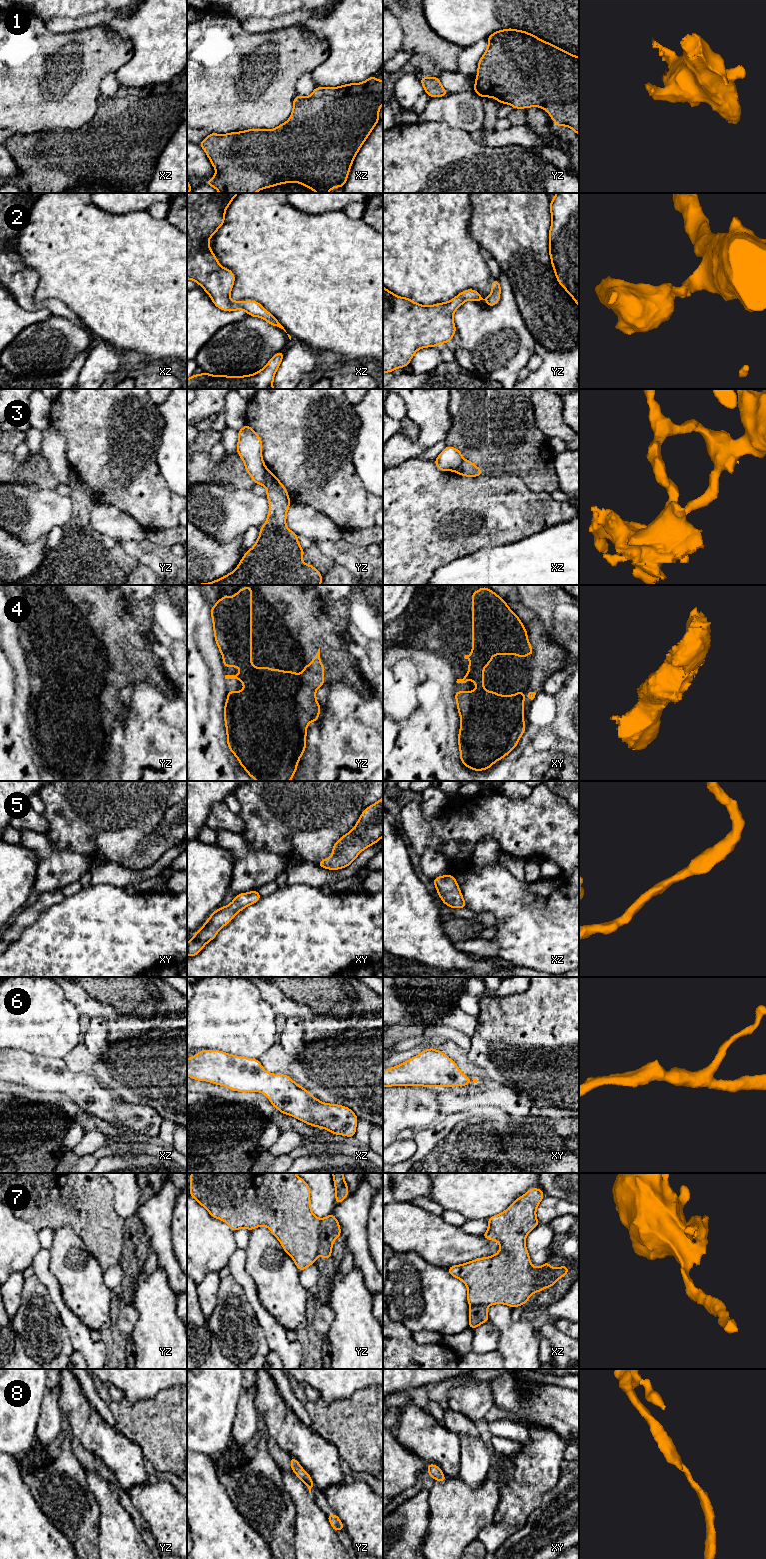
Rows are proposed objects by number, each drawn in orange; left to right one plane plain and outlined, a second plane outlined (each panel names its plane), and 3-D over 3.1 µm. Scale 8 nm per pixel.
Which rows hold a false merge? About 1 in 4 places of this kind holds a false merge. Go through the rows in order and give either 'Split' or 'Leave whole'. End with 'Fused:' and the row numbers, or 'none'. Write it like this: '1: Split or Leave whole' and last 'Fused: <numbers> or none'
1: Leave whole
2: Leave whole
3: Split
4: Leave whole
5: Leave whole
6: Leave whole
7: Split
8: Leave whole
Fused: 3, 7

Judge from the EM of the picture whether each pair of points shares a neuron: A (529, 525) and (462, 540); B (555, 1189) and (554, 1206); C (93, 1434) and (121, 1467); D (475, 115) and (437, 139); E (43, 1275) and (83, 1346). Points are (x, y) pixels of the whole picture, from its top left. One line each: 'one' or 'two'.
A: one
B: two
C: one
D: two
E: one

